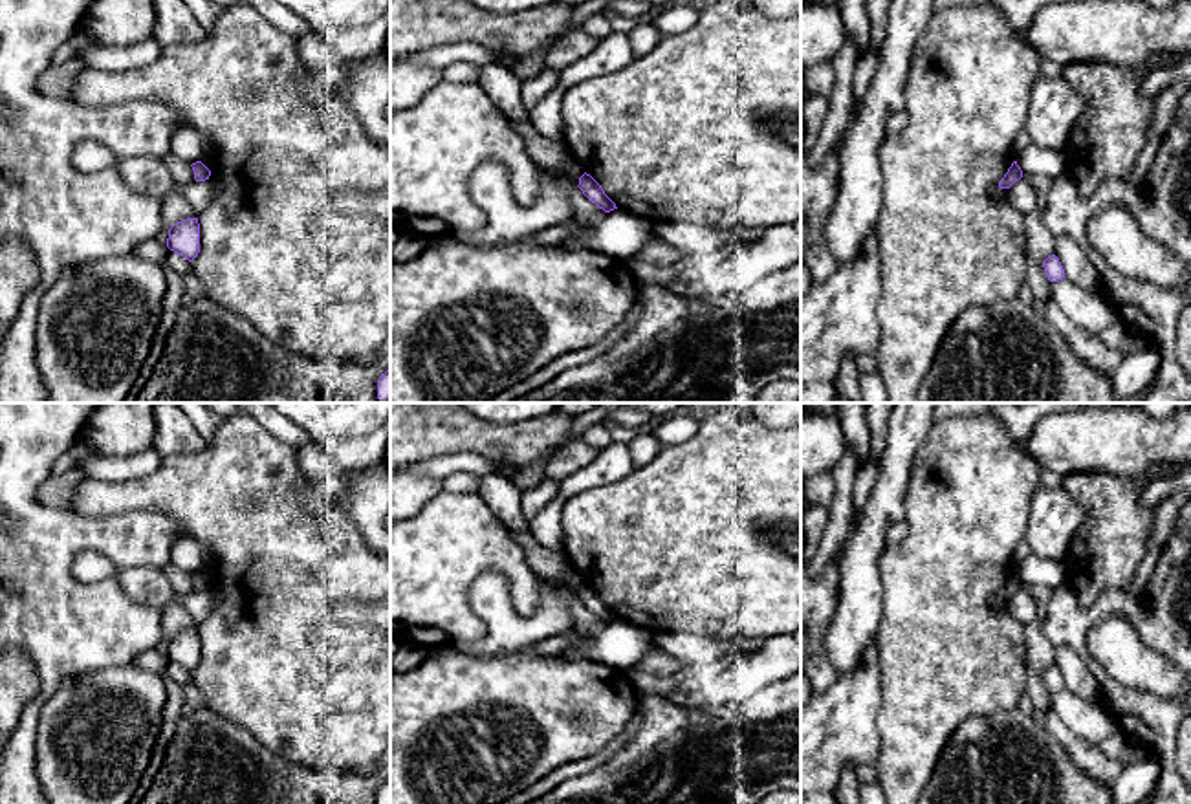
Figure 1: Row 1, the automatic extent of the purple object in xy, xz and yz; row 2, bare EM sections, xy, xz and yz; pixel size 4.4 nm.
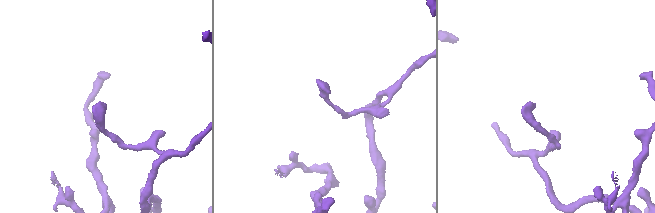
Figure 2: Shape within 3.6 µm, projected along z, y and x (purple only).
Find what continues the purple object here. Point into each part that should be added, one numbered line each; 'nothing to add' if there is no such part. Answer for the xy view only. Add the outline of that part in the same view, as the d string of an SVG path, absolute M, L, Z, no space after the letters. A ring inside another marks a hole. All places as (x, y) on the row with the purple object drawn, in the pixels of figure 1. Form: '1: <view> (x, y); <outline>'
nothing to add

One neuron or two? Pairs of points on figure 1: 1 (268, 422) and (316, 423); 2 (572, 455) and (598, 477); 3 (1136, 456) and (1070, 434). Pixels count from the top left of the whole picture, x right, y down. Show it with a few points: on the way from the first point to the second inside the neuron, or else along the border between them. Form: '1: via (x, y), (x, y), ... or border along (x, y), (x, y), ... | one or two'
1: border along (292, 422), (310, 438) | two
2: border along (601, 449), (589, 464), (561, 482) | two
3: via (1120, 440), (1087, 440) | one

